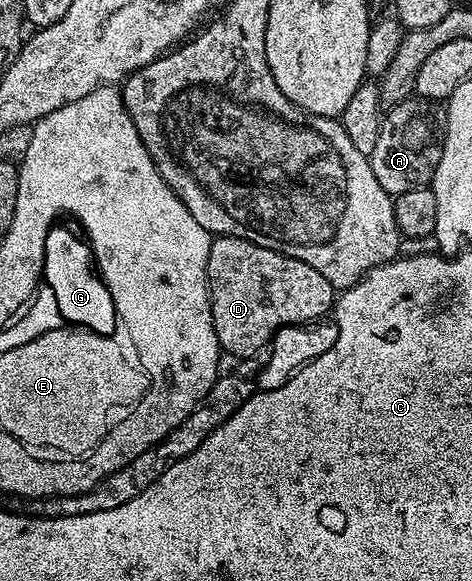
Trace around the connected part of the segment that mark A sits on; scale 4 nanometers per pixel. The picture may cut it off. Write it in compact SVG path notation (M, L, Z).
M411 99L389 106L381 118L379 138L369 155L372 175L392 195L429 186L444 155L446 111L437 101Z

